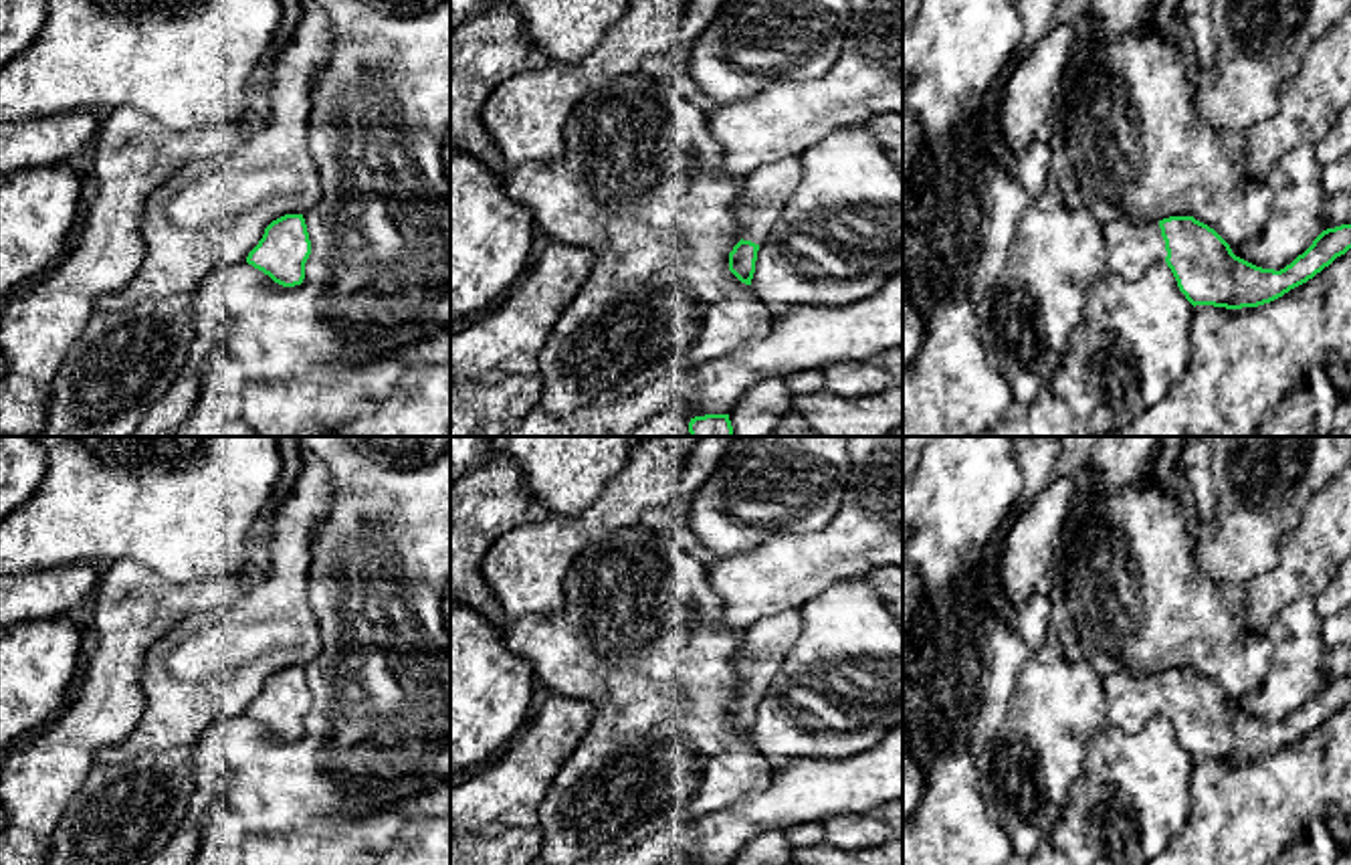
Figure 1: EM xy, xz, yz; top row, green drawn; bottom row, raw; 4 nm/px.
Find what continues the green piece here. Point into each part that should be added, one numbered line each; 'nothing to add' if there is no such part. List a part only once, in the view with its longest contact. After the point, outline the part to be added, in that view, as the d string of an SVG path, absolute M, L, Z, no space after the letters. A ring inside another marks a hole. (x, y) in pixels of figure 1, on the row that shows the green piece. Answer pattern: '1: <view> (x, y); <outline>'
1: yz (1133, 245); M1121 218L1103 224L1111 273L1135 281L1167 257L1157 220Z

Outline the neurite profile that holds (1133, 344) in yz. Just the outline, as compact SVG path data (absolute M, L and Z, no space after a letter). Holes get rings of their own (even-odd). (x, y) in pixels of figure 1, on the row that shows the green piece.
M1167 263L1129 281L1115 273L1088 289L1084 319L1072 329L1062 364L1030 404L1014 402L988 437L1103 437L1143 414L1173 388L1189 362L1193 305Z

